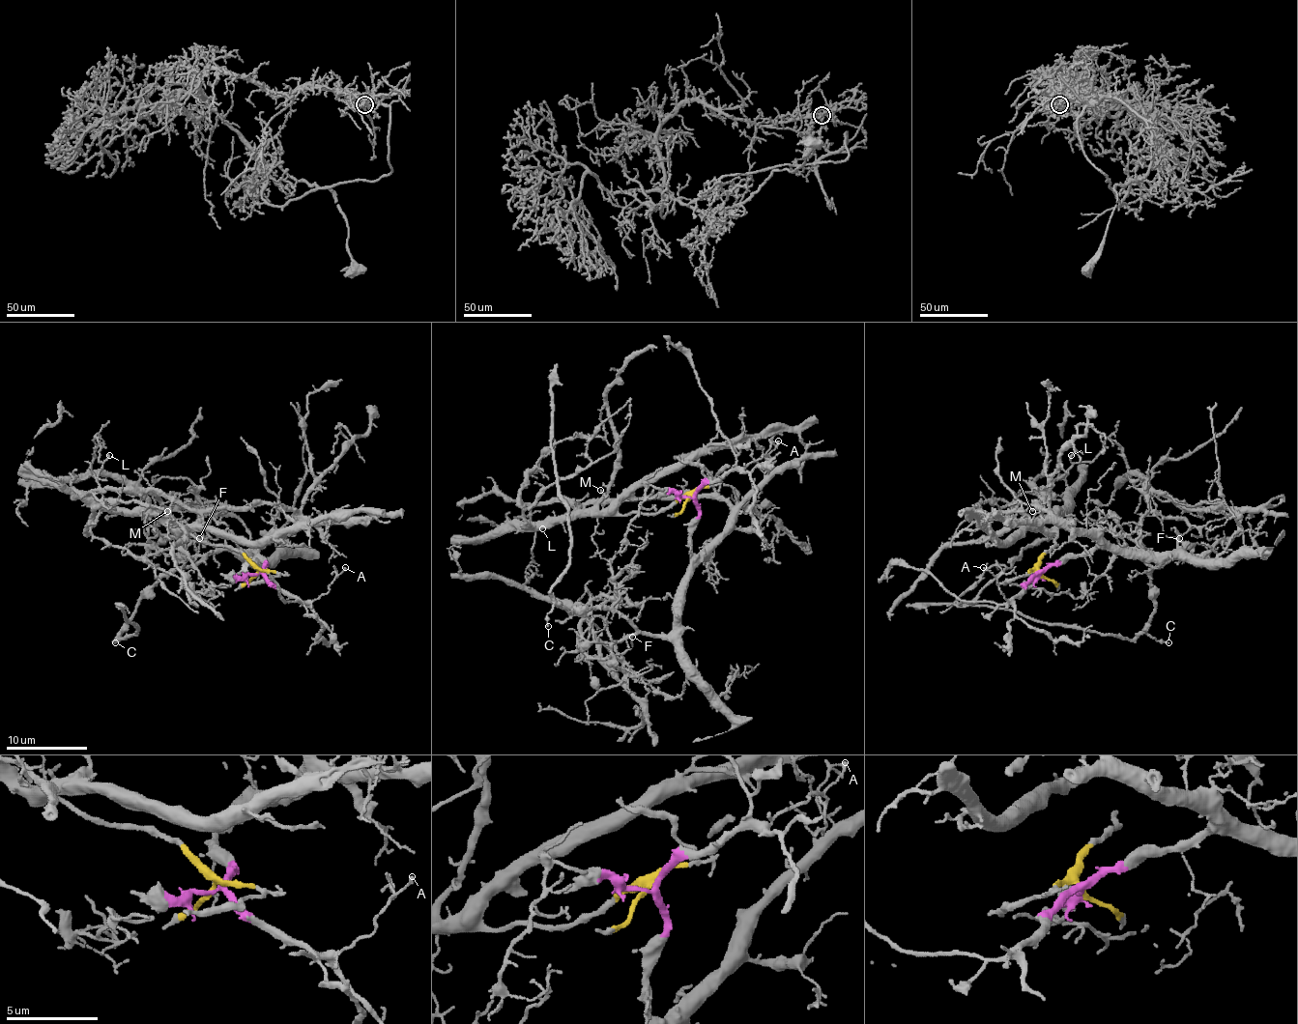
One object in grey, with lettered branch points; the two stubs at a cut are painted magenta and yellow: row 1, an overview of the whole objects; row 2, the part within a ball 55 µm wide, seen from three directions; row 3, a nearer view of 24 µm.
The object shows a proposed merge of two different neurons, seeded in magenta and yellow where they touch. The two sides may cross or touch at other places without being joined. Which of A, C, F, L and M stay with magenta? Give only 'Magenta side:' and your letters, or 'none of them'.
Magenta side: A, C, F, L, M

